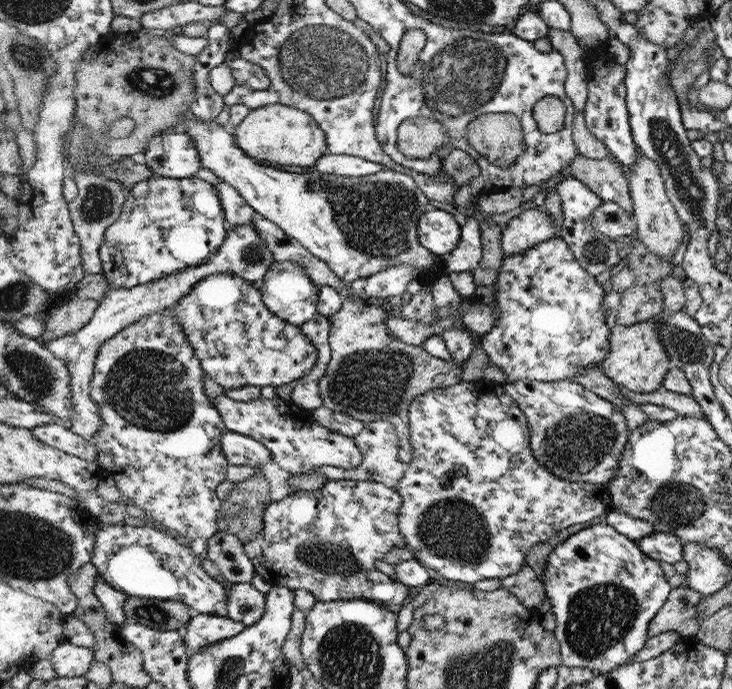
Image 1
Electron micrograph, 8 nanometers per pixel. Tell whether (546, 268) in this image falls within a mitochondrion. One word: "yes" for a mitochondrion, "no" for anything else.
no

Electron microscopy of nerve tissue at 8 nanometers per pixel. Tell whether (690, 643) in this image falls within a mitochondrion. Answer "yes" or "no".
no

